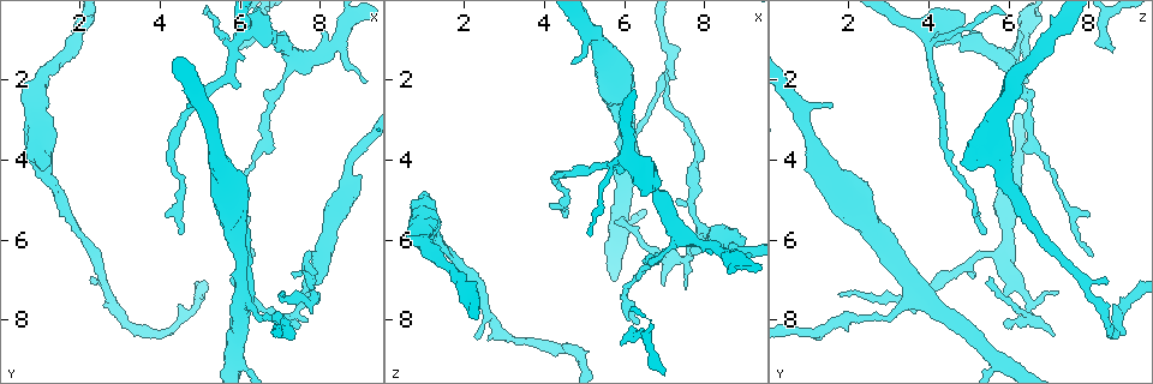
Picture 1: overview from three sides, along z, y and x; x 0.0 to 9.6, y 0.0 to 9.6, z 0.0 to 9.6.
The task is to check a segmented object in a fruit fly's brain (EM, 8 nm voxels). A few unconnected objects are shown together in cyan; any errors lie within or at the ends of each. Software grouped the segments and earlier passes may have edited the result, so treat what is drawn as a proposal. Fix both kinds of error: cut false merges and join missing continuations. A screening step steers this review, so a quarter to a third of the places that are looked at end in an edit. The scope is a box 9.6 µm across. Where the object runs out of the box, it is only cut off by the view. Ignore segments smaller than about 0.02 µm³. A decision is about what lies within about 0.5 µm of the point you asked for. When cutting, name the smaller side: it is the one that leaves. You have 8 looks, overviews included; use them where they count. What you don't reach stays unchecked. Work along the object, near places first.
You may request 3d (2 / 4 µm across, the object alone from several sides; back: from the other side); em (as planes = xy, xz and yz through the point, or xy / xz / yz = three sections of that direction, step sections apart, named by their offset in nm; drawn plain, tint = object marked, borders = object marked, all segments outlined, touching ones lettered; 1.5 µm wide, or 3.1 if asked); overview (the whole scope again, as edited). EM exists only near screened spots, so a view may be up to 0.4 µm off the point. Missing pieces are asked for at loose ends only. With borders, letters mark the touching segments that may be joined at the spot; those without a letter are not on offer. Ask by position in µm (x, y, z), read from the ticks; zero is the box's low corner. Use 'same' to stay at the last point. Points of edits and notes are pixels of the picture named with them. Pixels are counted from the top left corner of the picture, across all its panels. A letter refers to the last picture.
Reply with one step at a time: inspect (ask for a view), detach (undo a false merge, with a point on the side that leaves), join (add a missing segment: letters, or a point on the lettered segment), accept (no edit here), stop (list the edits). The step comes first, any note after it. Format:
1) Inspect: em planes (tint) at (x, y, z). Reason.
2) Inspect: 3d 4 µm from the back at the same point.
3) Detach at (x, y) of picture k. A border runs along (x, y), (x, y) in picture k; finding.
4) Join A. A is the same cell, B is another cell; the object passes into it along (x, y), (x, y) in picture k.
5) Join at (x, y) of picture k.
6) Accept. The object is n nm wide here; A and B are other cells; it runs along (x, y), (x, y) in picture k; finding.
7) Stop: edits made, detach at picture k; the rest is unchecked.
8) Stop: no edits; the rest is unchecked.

Inspect: 3d 2 µm at (5.85, 1.25, 8.55). Branch stops here.

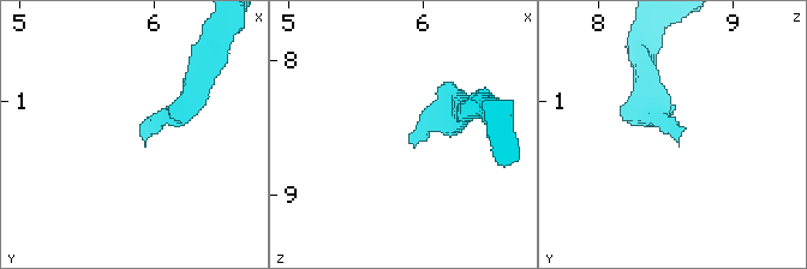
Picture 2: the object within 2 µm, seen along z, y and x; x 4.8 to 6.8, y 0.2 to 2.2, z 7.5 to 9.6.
Inspect: em xz step 4 (borders) at (5.88, 1.22, 8.58). Shape alone is not enough.

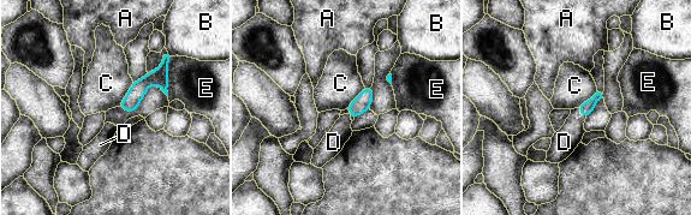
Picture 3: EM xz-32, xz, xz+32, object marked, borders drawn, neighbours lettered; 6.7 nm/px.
Inspect: em planes (borders) at the same point.

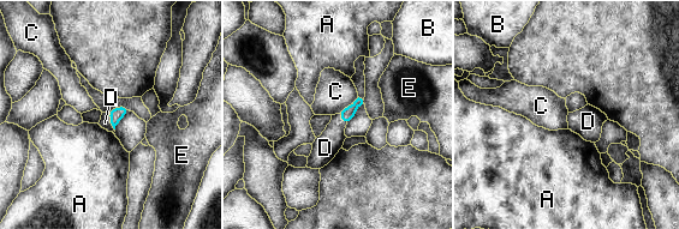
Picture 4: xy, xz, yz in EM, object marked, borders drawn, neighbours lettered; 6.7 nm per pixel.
Join D. D is the same cell, A, B, C and E are other cells; the cell continues.

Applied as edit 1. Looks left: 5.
Inspect: 3d 4 µm at (1.00, 4.05, 4.90). Thick end.

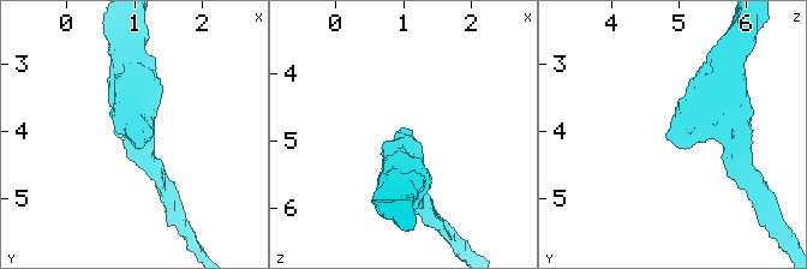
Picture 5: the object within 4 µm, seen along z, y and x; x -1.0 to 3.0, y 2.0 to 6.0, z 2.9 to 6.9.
Inspect: em planes (tint) at (0.95, 4.15, 4.85).

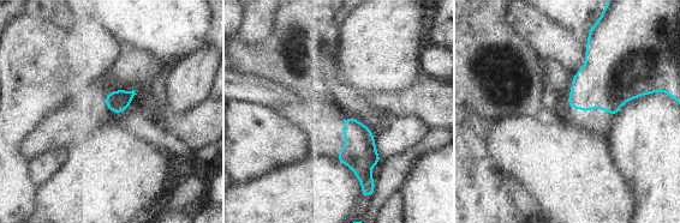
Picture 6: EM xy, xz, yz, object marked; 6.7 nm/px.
Inspect: em planes (borders) at the same point. What lies round it.

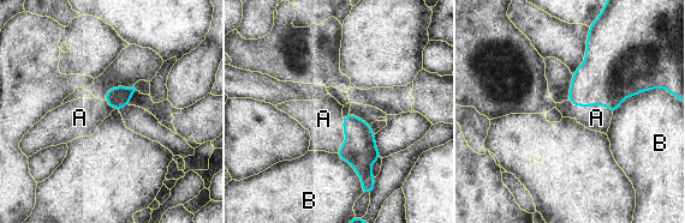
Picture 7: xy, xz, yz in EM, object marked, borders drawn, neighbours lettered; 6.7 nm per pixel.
Join A. The longest contact is with A, 320 nm; A is the same cell, B is another cell; the object passes into it along (609, 74), (589, 106), (596, 118) in picture 7; the cell continues.

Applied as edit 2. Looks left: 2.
Stop: edits made, join at picture 4, join at picture 7; the rest is unchecked.

